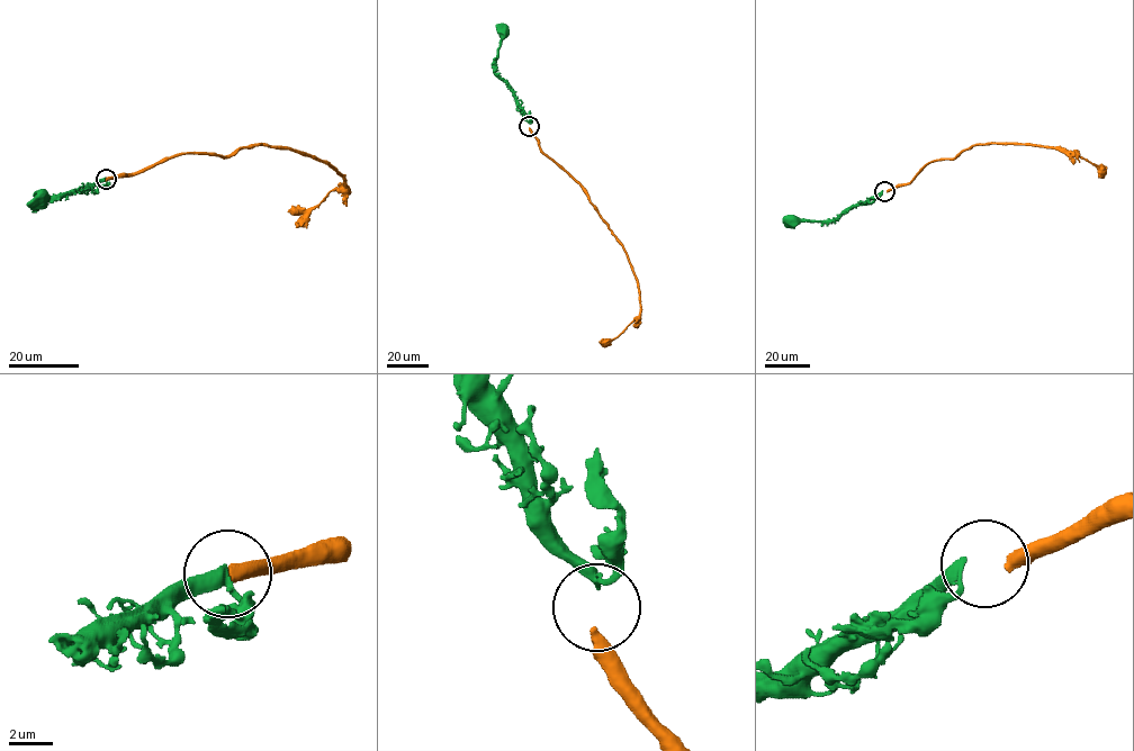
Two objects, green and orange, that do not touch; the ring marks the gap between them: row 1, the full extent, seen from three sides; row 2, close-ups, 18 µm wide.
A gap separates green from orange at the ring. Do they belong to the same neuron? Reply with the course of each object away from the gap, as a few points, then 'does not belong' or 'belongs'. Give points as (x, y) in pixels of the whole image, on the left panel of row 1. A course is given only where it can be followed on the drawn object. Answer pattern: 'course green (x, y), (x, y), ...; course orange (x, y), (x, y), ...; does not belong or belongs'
course green (106, 178), (83, 190), (51, 196), (37, 205), (35, 201), (43, 195); course orange (106, 179), (134, 175), (185, 153), (226, 156), (258, 144), (320, 160), (344, 178), (320, 204), (287, 211); belongs

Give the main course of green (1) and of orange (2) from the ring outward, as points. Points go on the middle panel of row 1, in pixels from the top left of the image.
1: (530, 124), (514, 91), (496, 73), (497, 50), (505, 32)
2: (529, 127), (540, 148), (582, 187), (622, 247), (637, 281), (640, 315), (613, 340), (599, 342)

